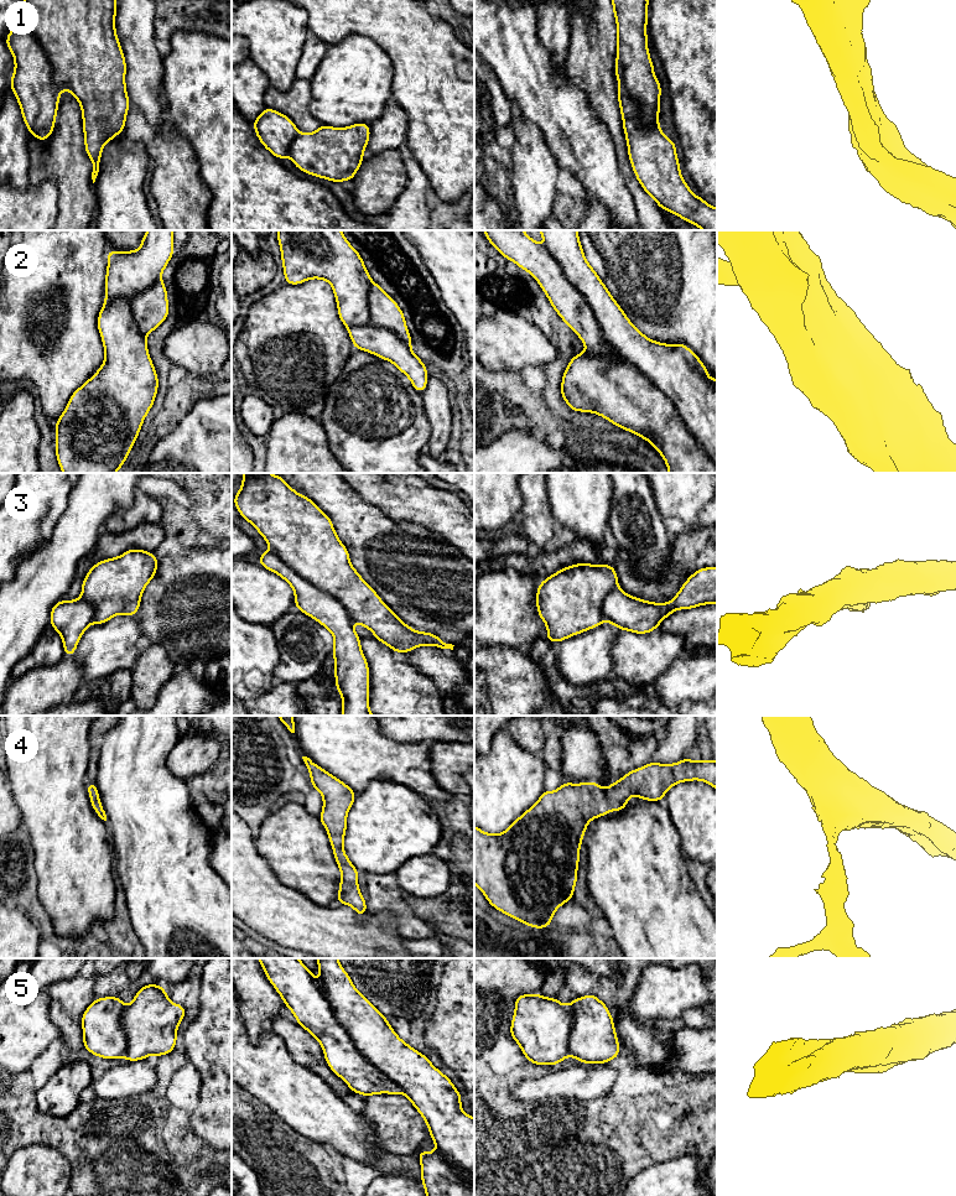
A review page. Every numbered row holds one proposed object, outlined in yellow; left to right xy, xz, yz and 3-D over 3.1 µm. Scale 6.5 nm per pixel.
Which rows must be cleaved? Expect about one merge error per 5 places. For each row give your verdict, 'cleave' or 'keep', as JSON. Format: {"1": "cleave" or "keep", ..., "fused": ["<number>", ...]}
{"1": "cleave", "2": "cleave", "3": "cleave", "4": "keep", "5": "keep", "fused": ["1", "2", "3"]}

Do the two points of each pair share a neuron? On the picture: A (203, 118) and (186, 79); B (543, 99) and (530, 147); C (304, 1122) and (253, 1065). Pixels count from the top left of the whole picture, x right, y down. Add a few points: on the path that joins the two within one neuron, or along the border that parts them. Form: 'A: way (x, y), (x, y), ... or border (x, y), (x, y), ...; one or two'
A: way (203, 108), (203, 97), (196, 89); one
B: border (515, 109), (539, 128), (550, 151); two
C: way (300, 1107), (268, 1075); one

